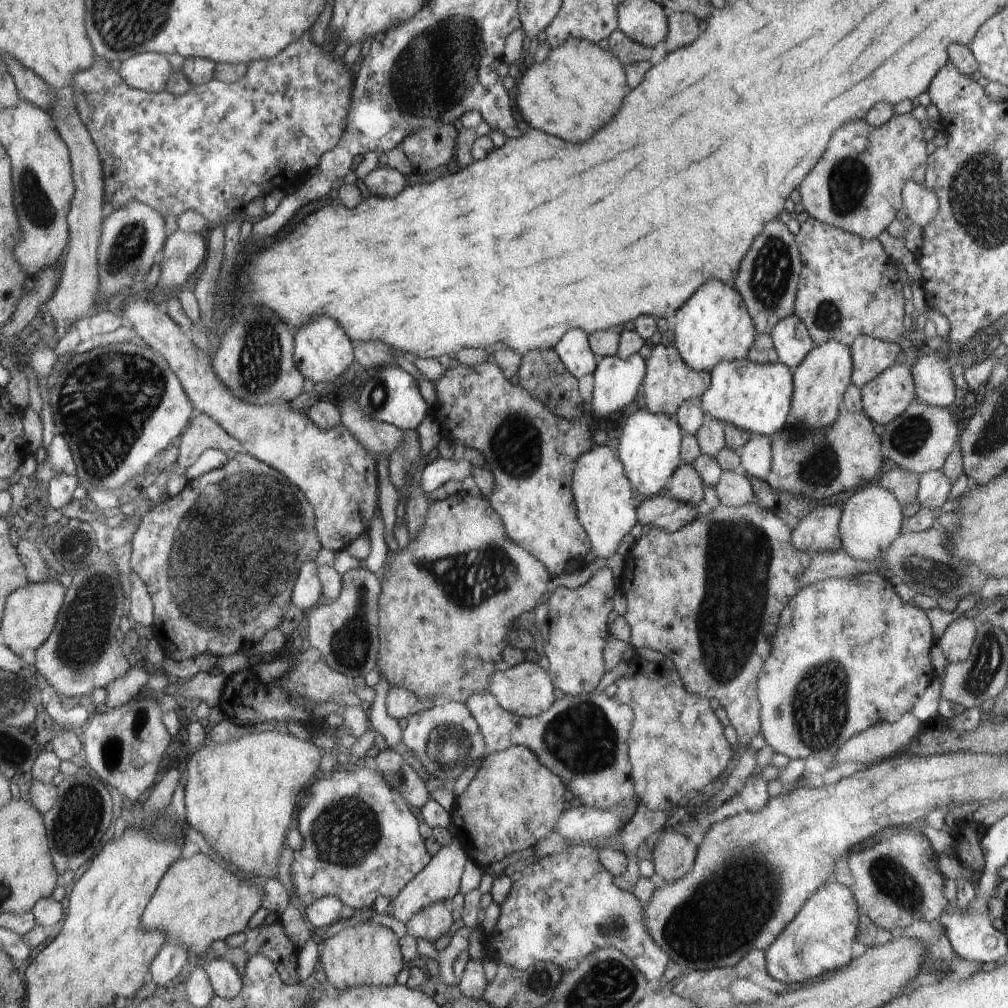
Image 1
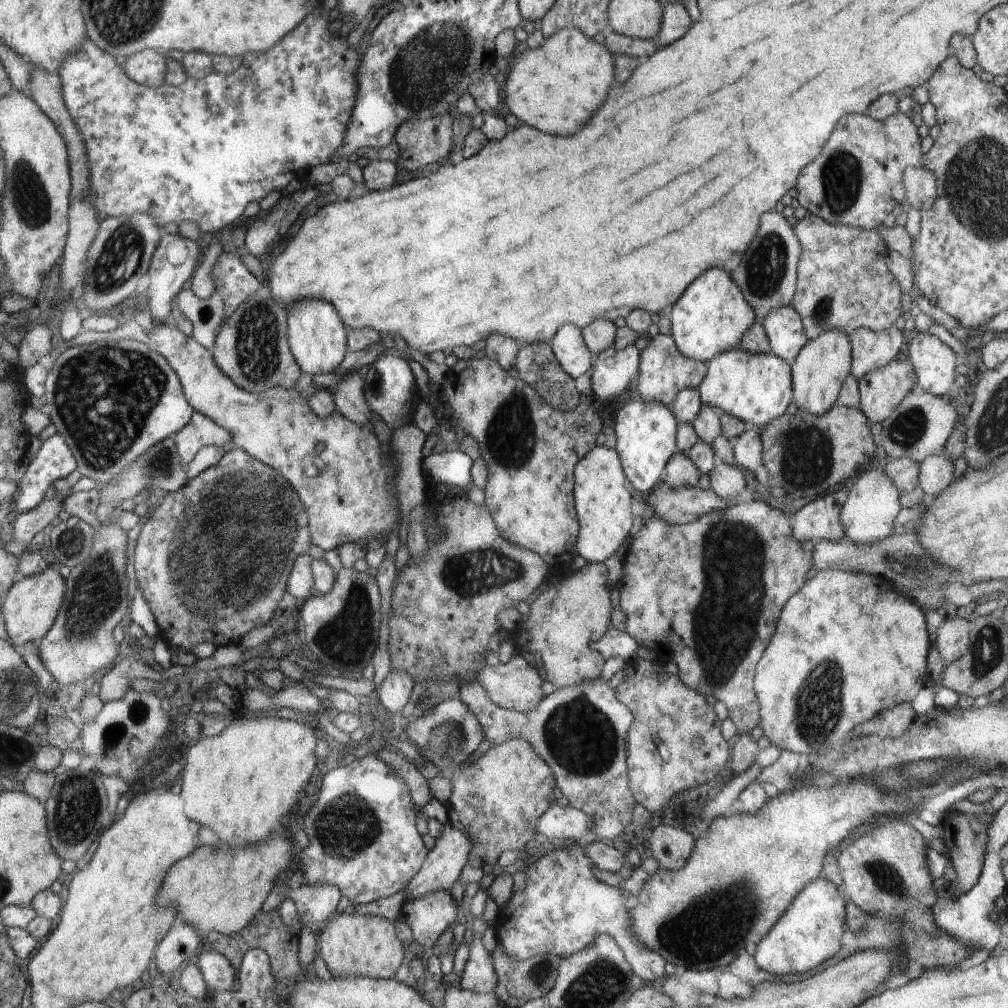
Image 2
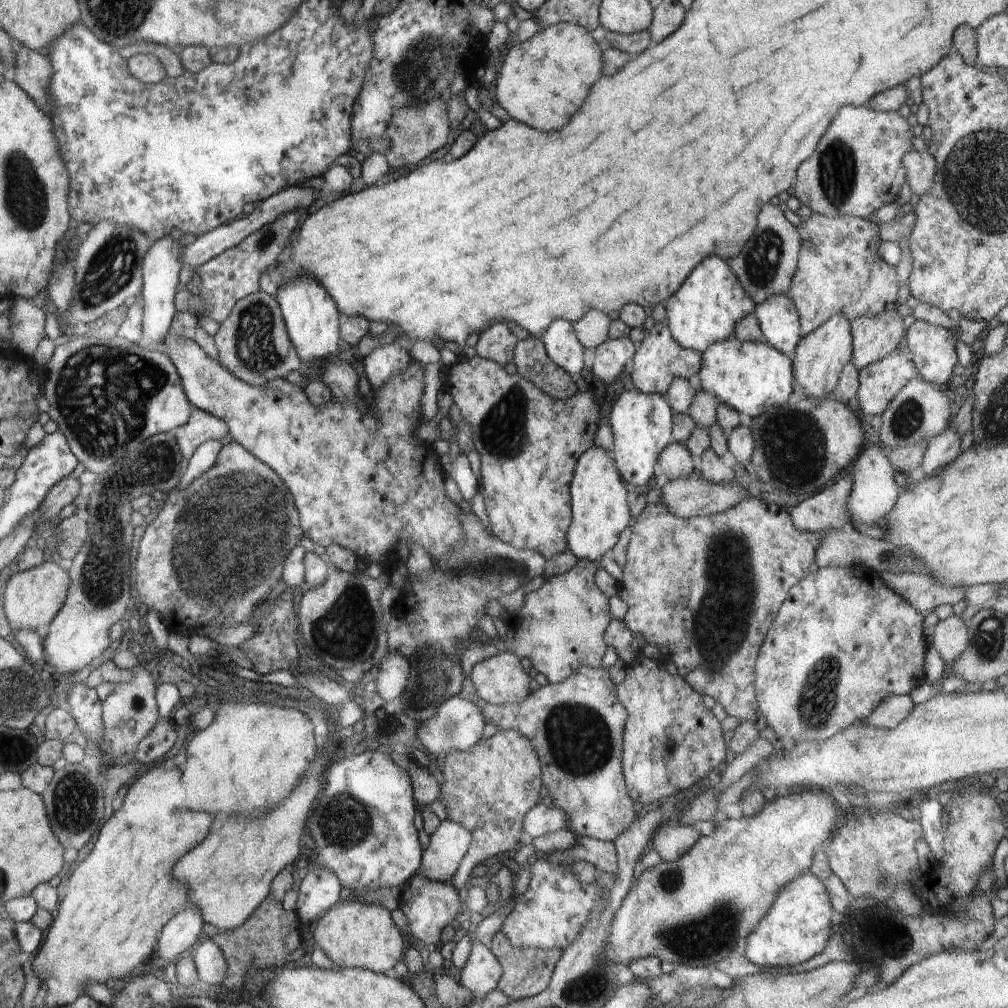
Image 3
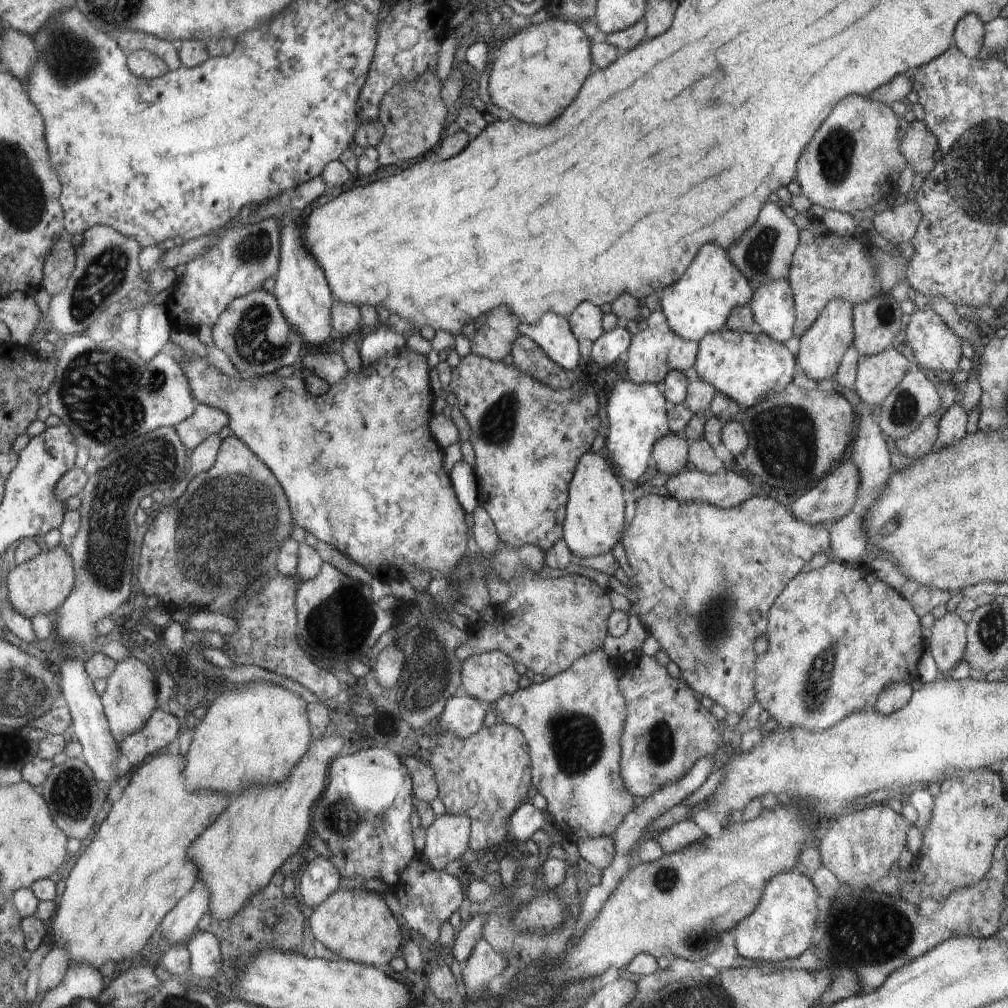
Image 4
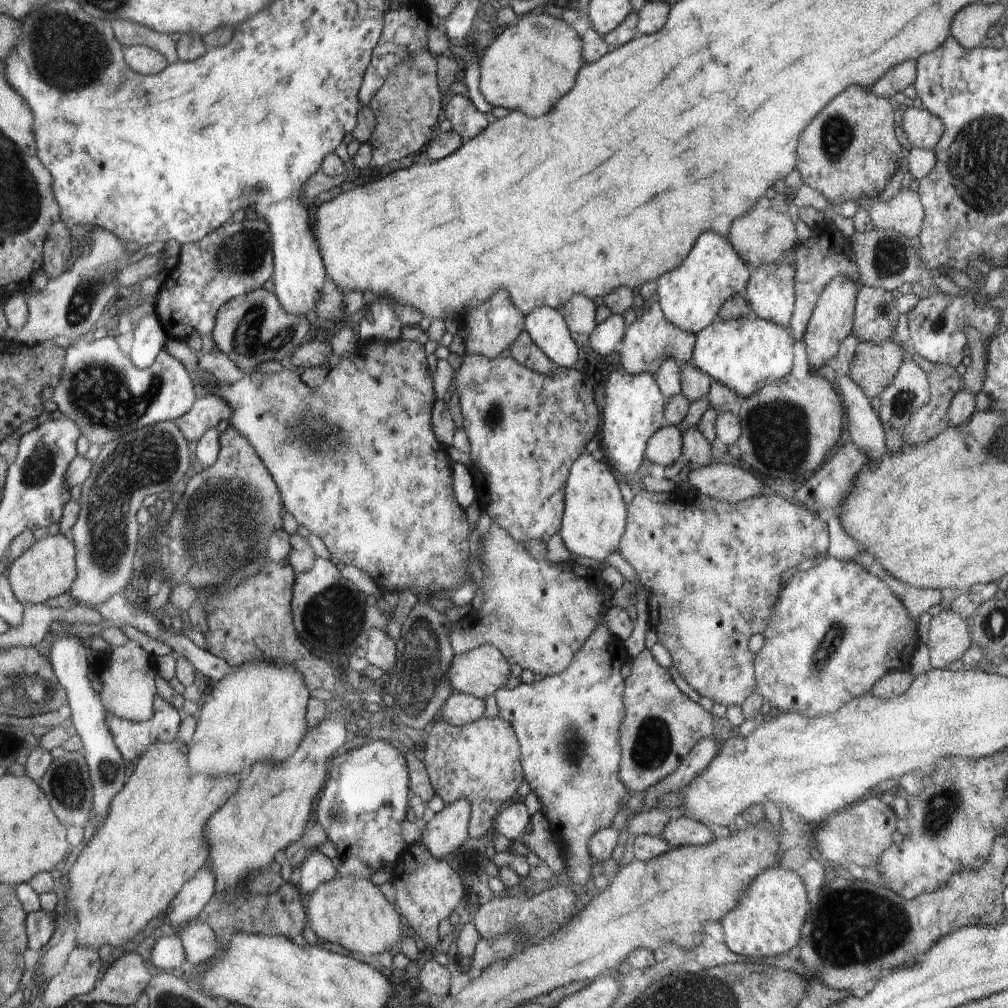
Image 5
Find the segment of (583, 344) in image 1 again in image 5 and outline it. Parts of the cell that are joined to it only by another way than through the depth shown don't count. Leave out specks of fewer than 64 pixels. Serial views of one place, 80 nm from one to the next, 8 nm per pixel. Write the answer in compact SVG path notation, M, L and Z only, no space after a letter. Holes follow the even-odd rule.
M540 307L525 316L525 331L532 342L555 362L558 368L572 370L578 358L578 346L572 340L562 314L550 307Z

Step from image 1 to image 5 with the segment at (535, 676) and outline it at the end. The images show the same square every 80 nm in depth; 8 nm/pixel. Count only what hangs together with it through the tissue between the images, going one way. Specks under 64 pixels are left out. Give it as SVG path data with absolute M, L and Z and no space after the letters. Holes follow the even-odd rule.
M494 645L454 656L448 670L454 690L486 700L505 687L511 664Z

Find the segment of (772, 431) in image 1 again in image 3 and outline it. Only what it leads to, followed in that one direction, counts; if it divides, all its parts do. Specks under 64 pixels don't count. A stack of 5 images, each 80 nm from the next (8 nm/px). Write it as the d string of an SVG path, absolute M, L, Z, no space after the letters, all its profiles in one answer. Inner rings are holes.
M736 336L718 341L708 347L703 353L700 376L700 390L713 394L718 402L733 408L742 414L748 414L750 418L759 417L762 413L774 412L776 407L781 407L789 402L792 392L792 362L788 355L762 342L742 342Z

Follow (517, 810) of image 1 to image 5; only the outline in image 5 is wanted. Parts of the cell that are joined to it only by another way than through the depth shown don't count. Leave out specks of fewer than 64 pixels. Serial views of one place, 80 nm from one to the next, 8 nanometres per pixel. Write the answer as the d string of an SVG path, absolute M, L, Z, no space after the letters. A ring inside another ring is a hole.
M438 715L428 730L425 750L419 756L428 769L436 794L445 806L460 799L467 800L473 806L470 838L491 840L495 836L497 816L501 814L504 802L516 794L525 777L521 743L513 725L497 716L482 717L468 726L458 727Z

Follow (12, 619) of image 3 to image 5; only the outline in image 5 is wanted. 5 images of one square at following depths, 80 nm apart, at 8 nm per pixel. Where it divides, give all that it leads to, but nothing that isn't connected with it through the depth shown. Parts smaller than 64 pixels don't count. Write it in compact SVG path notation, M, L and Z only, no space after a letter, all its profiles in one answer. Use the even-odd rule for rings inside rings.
M59 532L55 536L48 535L43 540L36 540L32 548L19 556L5 571L22 606L46 605L45 602L50 598L58 598L61 594L69 592L77 578L76 554L77 549L72 540Z

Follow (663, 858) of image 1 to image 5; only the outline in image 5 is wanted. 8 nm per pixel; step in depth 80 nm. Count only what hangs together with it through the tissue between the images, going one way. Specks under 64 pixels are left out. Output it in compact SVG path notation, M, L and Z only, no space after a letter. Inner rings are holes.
M688 817L671 818L662 832L670 846L702 846L714 838L713 833L700 821Z

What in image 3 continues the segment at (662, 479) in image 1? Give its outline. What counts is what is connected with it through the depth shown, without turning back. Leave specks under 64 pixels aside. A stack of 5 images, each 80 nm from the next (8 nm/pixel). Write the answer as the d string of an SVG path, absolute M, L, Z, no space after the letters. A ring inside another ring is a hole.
M624 391L612 407L610 424L613 430L617 471L622 473L626 482L634 486L645 486L656 474L654 464L658 462L658 454L674 442L672 406L664 396L658 393Z

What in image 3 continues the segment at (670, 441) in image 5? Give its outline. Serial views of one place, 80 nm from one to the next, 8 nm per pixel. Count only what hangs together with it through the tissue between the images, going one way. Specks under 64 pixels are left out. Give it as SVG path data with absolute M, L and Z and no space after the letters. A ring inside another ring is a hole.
M672 442L658 457L662 480L695 476L697 464L686 446Z

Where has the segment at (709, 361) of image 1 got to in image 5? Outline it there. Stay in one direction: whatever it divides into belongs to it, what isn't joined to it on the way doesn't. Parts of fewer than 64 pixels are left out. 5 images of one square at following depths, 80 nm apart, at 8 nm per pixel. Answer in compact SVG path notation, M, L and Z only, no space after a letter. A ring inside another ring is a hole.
M715 232L701 234L688 258L672 272L656 281L662 312L678 328L695 336L720 316L721 308L734 295L744 296L750 278L748 266L736 254L727 237Z

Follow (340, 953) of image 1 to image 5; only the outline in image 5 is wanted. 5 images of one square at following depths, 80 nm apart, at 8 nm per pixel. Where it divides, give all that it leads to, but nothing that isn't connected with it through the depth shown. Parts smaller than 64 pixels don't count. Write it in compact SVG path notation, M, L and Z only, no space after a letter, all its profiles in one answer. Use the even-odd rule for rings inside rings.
M354 875L344 877L337 876L331 883L319 886L311 895L309 900L310 926L314 934L320 940L330 944L340 944L350 952L360 952L371 959L385 952L394 952L398 940L400 940L400 916L390 906L390 902L384 898L384 894L374 886L372 882L360 879Z

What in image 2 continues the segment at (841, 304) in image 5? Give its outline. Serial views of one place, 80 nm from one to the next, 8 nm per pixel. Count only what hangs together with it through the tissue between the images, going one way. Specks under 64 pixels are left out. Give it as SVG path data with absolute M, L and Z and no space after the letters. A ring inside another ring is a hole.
M824 330L821 336L808 340L792 364L794 406L822 416L836 403L842 382L851 374L852 350L848 334L842 330Z

